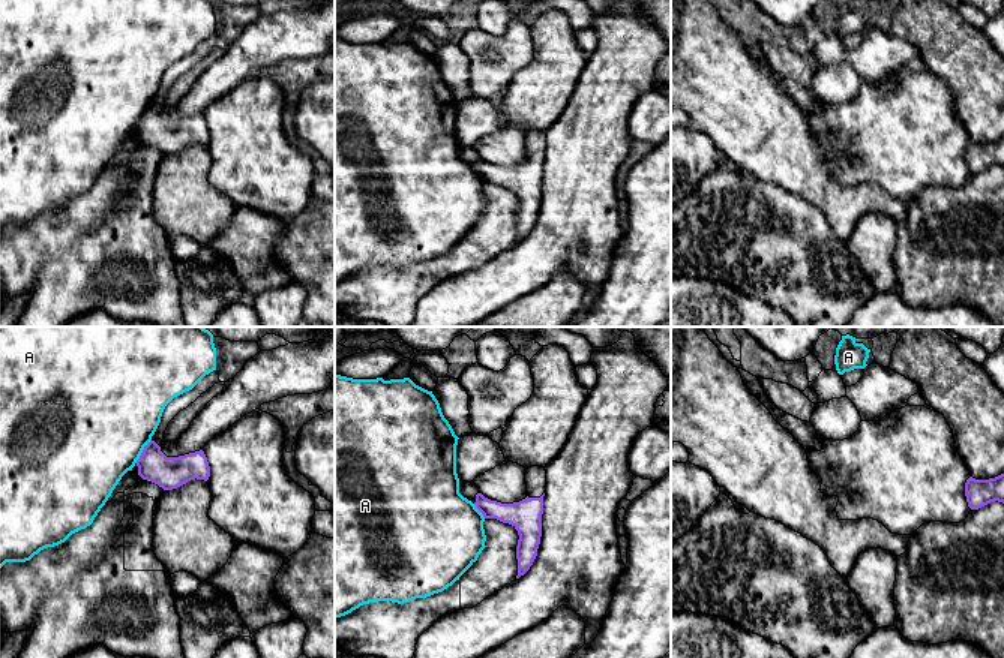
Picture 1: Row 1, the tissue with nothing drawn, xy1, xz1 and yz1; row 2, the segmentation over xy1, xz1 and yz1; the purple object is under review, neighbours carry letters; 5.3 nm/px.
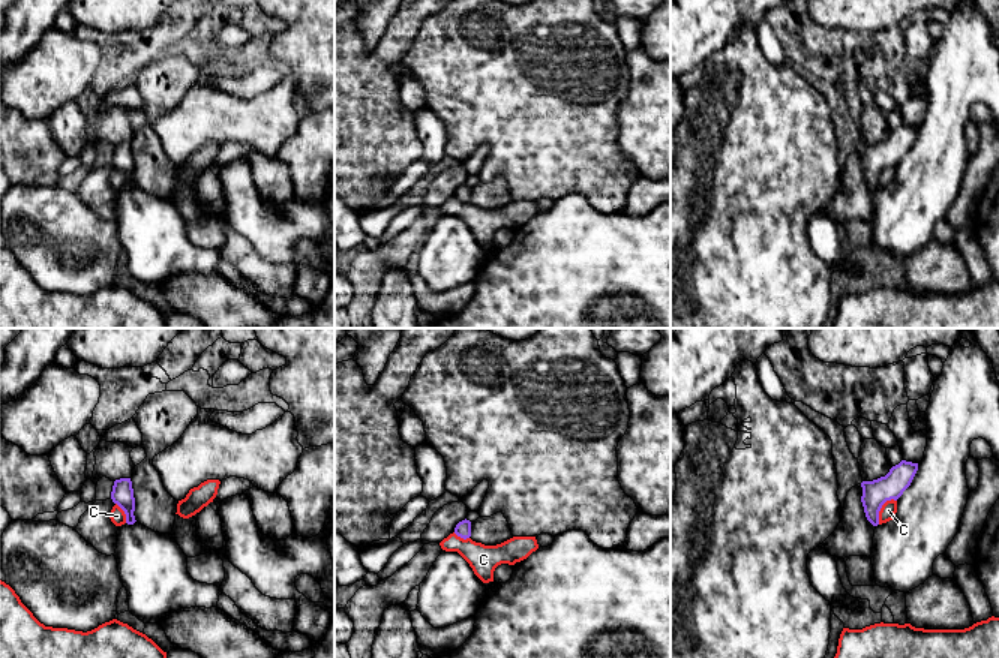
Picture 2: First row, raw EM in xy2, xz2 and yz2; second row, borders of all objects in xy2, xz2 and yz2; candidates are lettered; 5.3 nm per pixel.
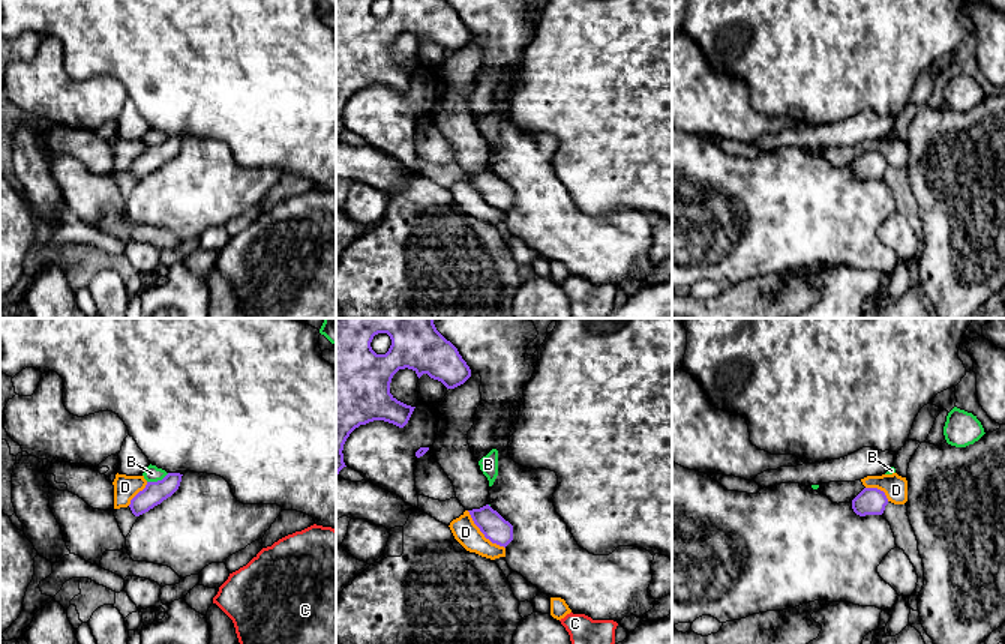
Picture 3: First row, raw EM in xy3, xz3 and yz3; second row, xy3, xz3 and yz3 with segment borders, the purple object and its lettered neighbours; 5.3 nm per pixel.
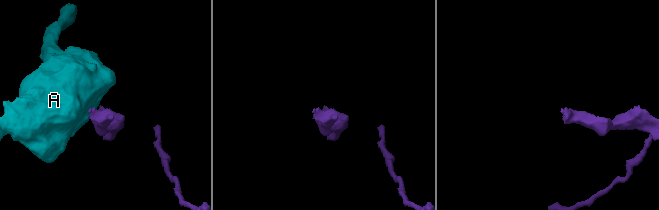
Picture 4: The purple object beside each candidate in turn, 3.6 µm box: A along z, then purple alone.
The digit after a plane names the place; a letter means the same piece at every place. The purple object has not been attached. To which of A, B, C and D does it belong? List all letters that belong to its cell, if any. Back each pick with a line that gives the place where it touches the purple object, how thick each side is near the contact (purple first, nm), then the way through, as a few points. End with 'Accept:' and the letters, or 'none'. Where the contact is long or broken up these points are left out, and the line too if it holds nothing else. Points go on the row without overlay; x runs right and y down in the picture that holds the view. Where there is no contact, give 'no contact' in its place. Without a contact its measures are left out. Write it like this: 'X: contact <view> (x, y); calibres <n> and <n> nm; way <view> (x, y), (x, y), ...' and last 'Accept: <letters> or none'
Accept: none

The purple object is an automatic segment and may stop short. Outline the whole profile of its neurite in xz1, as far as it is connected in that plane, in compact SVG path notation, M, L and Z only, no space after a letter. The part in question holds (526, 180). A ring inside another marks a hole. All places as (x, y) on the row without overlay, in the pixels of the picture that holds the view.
M540 130L525 133L527 162L501 168L476 159L476 172L485 183L497 183L512 189L519 199L516 210L518 240L524 240L533 229L542 201L543 160L546 154L546 135Z

